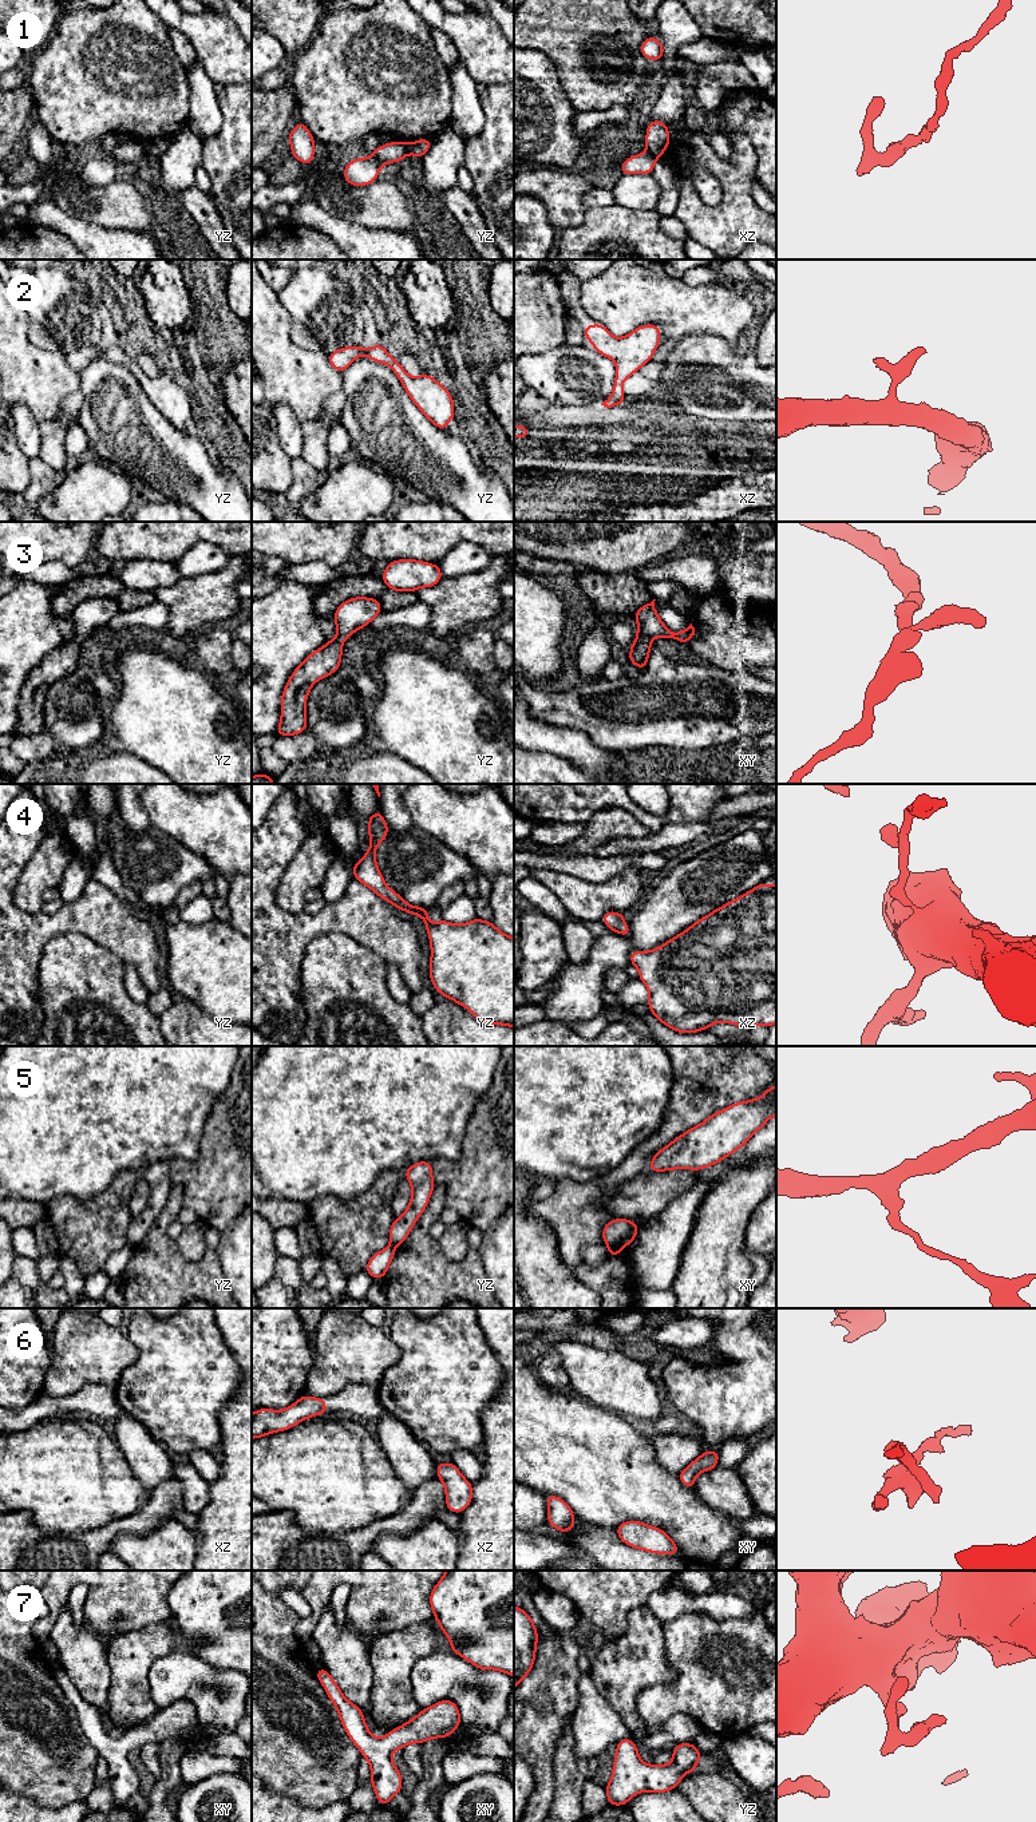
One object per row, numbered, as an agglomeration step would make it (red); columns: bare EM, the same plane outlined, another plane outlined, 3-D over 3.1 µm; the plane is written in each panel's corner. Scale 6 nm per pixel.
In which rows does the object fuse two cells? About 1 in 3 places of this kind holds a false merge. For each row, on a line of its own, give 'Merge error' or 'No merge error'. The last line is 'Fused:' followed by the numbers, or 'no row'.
1: Merge error
2: No merge error
3: No merge error
4: No merge error
5: Merge error
6: No merge error
7: No merge error
Fused: 1, 5

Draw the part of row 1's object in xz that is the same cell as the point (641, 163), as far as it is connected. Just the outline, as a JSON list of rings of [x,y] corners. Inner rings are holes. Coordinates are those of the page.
[[[649,153],[637,154],[624,161],[620,166],[622,175],[628,174],[652,174],[656,159]]]

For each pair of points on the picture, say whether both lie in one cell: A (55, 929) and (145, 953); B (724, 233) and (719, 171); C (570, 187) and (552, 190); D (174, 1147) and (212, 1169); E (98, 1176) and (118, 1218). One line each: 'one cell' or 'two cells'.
A: one cell
B: one cell
C: one cell
D: two cells
E: two cells

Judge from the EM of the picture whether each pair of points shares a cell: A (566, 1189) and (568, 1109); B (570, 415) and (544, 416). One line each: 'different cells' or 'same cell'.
A: different cells
B: same cell

